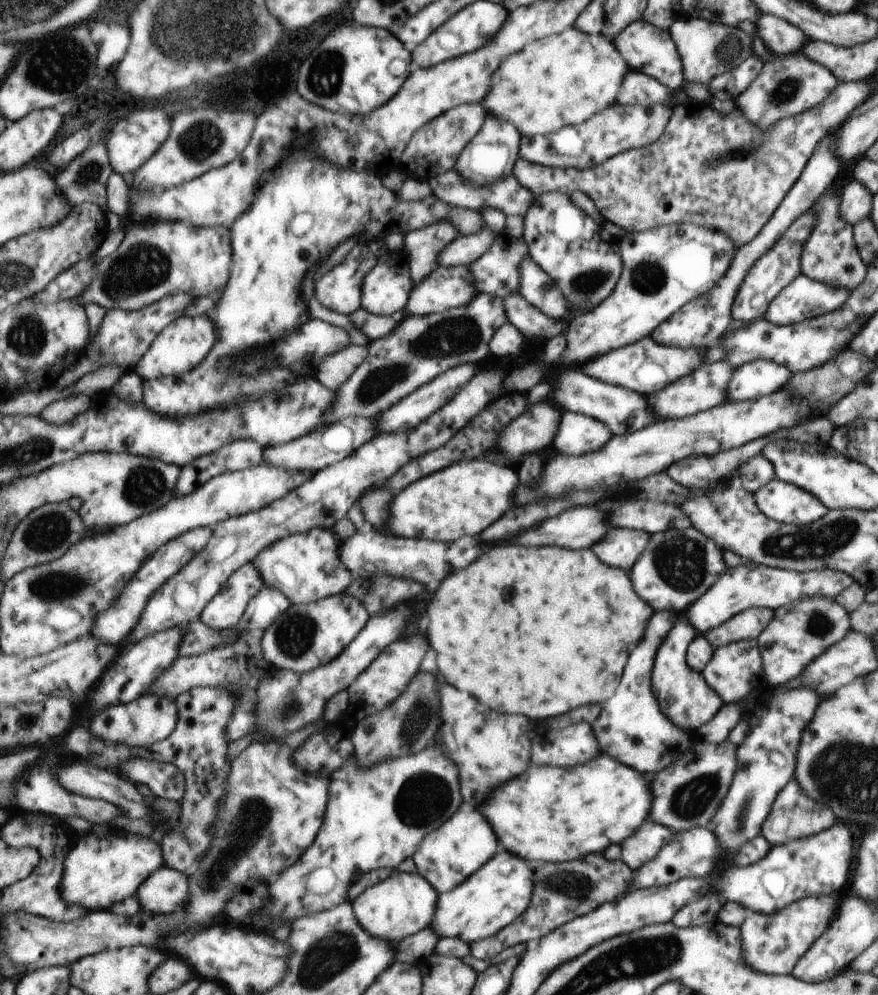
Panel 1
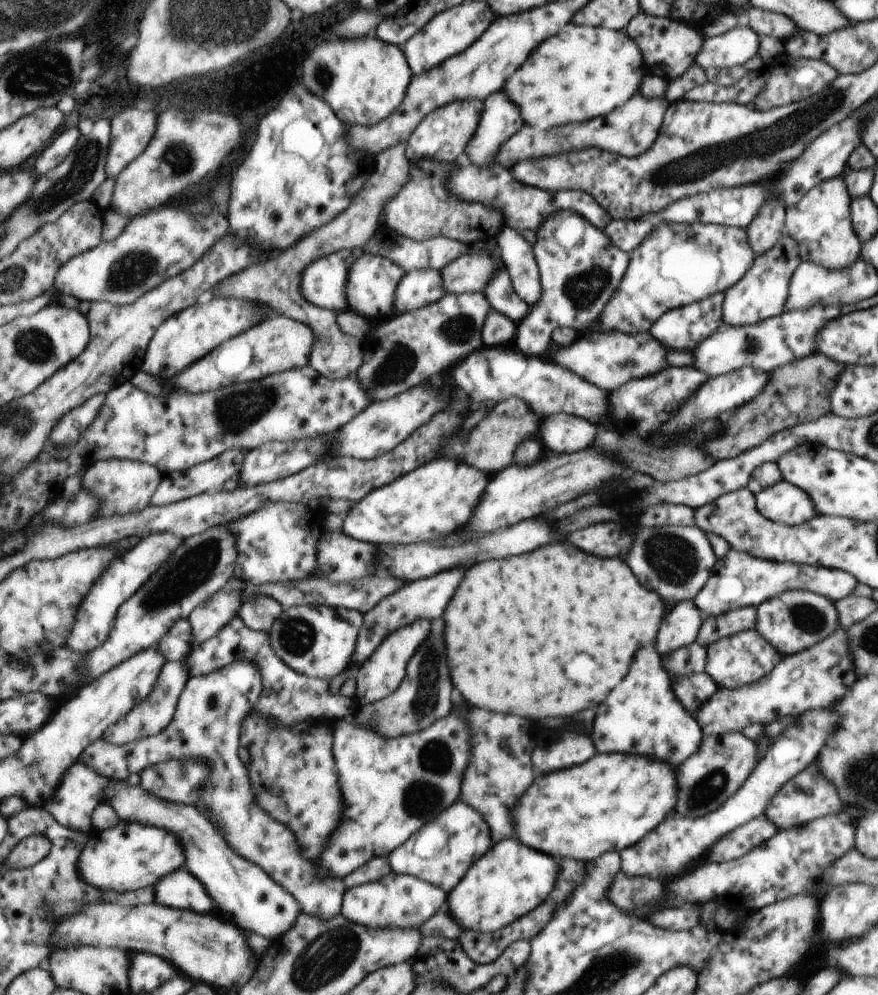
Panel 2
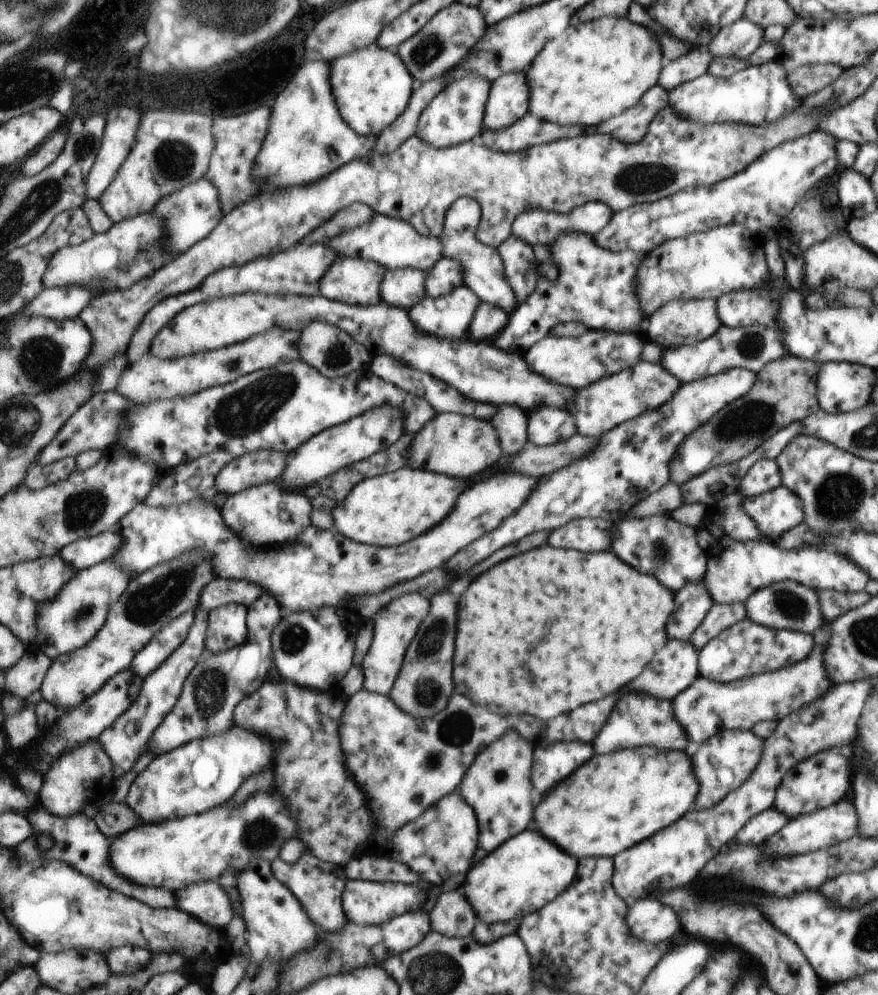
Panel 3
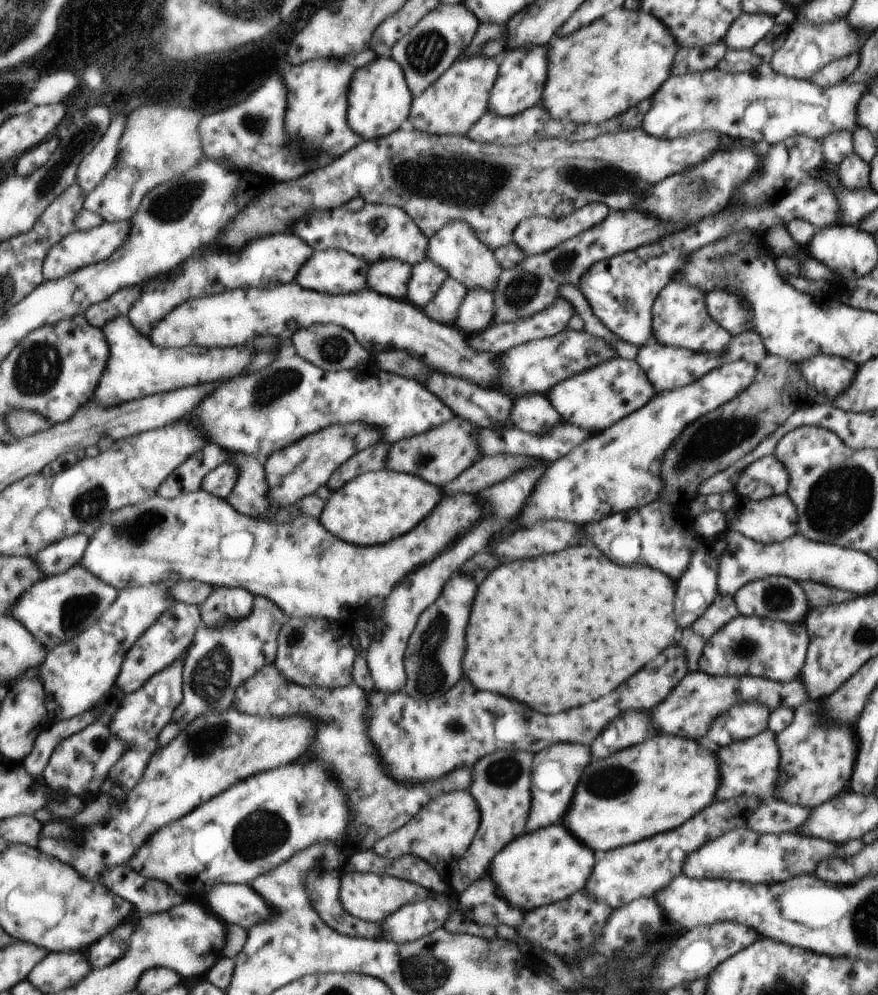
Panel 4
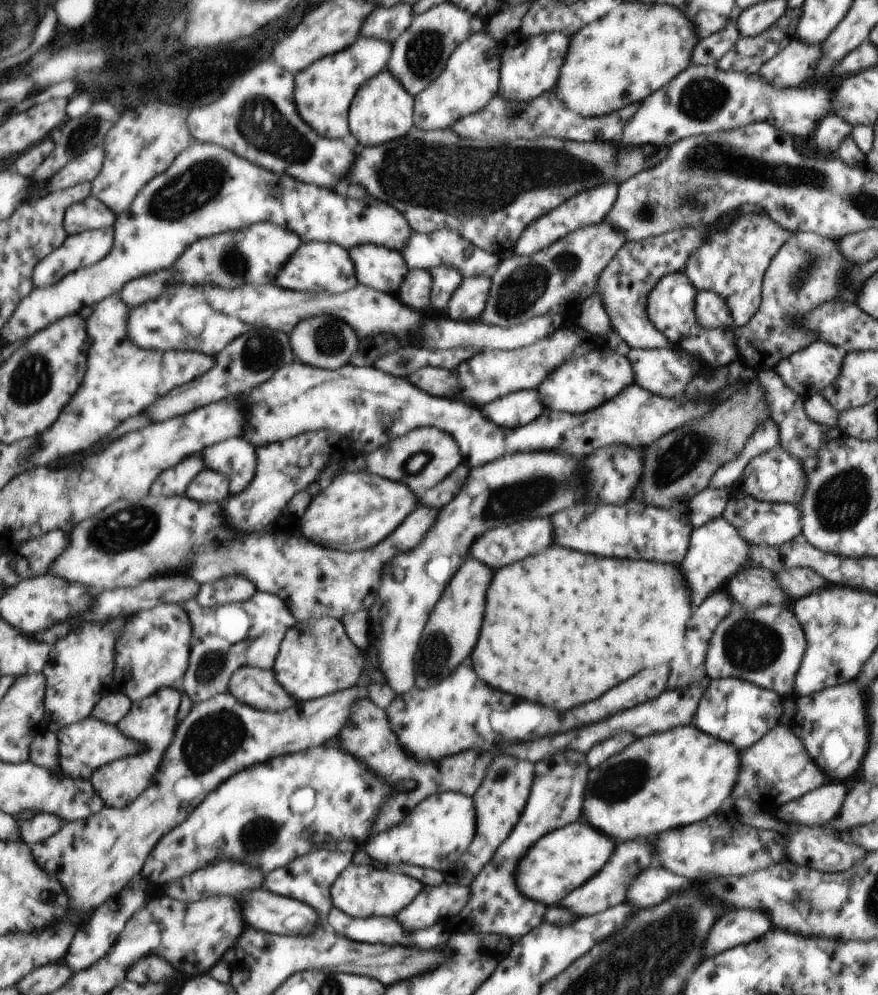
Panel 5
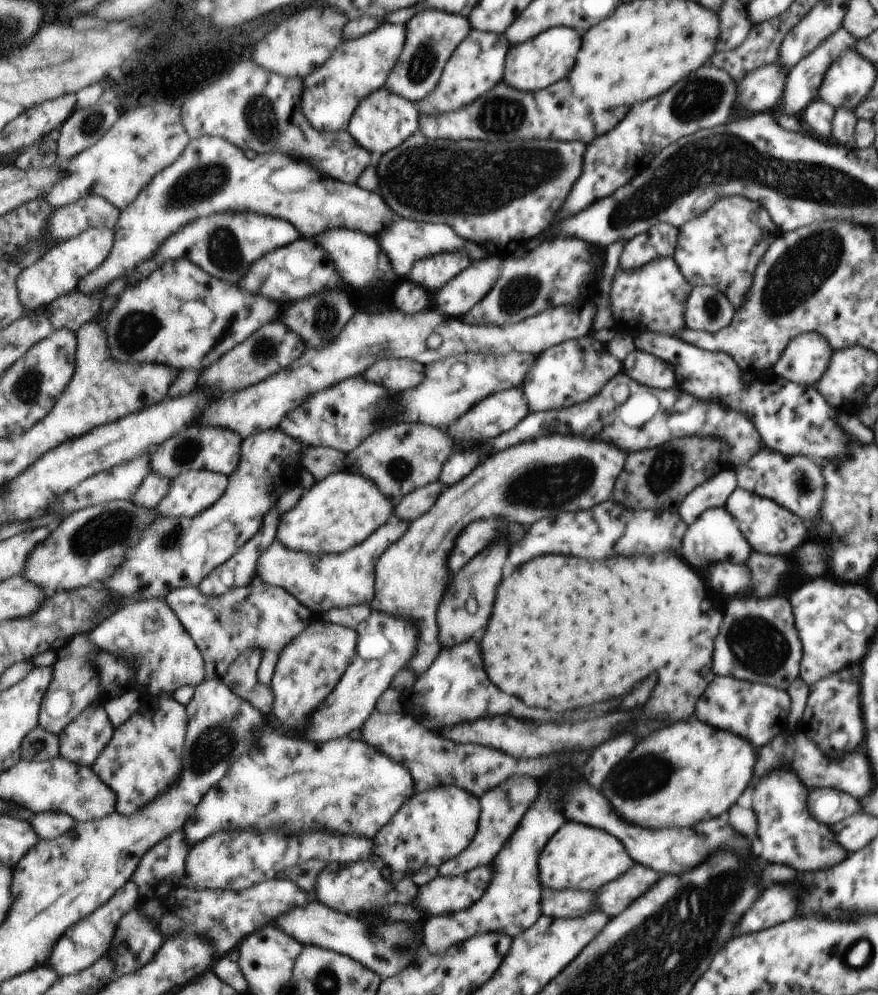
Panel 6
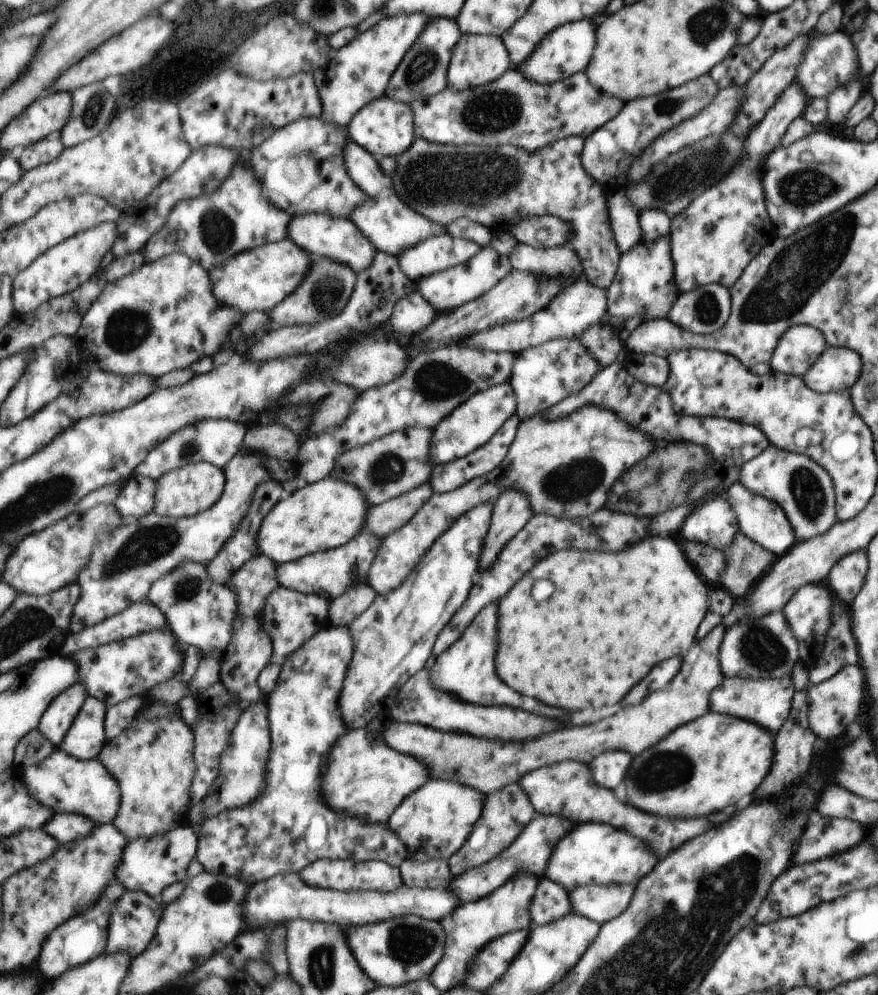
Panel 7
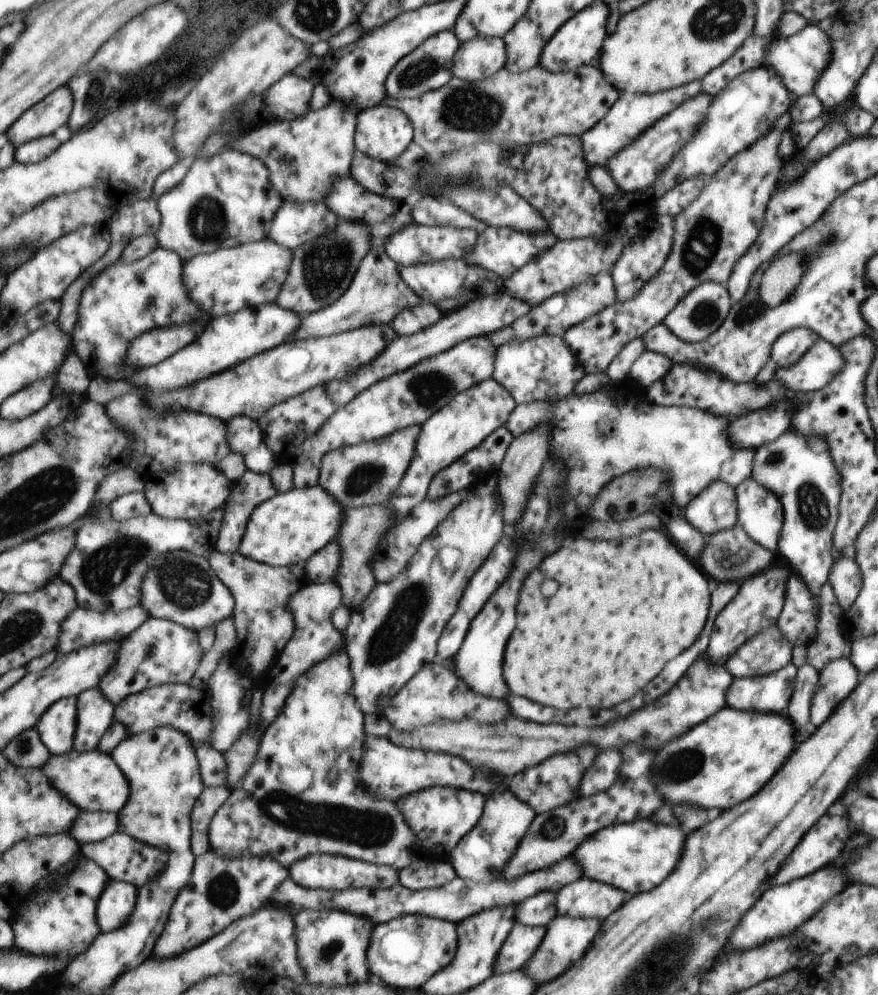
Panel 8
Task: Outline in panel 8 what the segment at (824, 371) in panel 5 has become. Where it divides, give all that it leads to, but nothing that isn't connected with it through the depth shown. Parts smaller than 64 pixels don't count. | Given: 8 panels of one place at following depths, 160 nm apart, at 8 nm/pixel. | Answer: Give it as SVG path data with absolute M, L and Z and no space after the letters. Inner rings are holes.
M803 327L788 330L774 342L770 350L770 360L778 368L791 366L814 345L817 339L816 332Z

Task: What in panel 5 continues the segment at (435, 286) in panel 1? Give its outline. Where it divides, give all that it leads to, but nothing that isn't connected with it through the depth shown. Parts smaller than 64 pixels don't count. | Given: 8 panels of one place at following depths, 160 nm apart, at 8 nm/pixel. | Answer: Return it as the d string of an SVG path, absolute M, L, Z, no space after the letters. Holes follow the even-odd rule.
M359 245L350 250L359 282L376 291L397 294L408 266L399 251L377 245Z

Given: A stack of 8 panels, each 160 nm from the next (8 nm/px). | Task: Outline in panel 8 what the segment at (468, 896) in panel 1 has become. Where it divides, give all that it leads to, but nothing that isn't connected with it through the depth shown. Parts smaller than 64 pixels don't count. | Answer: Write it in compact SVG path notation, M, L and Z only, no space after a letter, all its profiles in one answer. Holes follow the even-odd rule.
M649 820L629 822L629 824L611 824L595 834L587 836L575 850L573 858L579 858L583 868L580 876L584 879L599 880L609 886L617 886L623 892L637 894L657 886L677 864L683 844L683 834L679 828L669 828L653 824Z

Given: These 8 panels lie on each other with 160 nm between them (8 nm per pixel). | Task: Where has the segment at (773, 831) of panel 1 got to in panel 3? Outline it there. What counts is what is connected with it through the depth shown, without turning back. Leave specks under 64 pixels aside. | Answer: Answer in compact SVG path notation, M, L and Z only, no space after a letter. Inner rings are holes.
M835 747L825 750L823 754L816 754L807 760L802 760L798 764L799 766L794 766L789 771L791 774L787 772L782 778L782 782L774 794L774 804L772 805L788 820L834 805L845 796L845 792L849 788L849 776L851 776L849 762Z

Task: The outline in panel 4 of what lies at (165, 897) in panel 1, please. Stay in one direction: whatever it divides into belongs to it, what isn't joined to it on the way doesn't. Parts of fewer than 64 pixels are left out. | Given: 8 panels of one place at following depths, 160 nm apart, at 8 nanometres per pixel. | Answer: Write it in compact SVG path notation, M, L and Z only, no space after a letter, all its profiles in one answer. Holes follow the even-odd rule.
M217 884L215 888L211 888L205 896L205 904L211 906L211 910L215 910L215 914L228 925L241 925L249 930L252 926L263 921L271 914L266 900L251 888L250 884L241 886L241 884Z

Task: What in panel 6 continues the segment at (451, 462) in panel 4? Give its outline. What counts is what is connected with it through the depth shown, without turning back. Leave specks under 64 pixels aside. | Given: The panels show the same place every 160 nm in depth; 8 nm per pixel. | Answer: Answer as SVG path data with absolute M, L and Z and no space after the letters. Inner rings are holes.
M393 423L373 432L363 441L359 448L351 451L345 459L343 470L353 474L360 474L363 478L370 479L388 499L402 499L406 494L419 487L429 485L441 477L442 466L450 460L455 452L454 441L439 427L427 423Z

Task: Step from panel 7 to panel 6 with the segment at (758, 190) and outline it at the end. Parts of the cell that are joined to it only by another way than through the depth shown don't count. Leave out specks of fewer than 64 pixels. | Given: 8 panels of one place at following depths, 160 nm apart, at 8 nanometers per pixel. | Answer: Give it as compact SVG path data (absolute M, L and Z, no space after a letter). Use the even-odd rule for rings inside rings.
M842 26L835 30L829 37L824 38L809 54L806 54L797 65L788 70L789 76L786 78L785 89L783 89L781 100L782 112L785 115L800 117L806 106L818 96L821 81L825 71L831 62L835 62L847 50L853 49L856 38L843 30ZM727 195L713 206L677 228L679 230L673 260L691 288L707 285L718 288L737 310L754 280L754 270L781 229L766 207L743 196Z

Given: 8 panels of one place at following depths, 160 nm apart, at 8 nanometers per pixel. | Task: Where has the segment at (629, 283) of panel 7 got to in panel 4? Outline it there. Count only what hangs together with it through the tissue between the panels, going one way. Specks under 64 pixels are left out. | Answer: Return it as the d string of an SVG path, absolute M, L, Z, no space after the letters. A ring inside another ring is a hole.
M670 280L655 297L652 310L653 340L690 351L723 353L729 348L733 336L710 317L706 310L705 294L691 285Z

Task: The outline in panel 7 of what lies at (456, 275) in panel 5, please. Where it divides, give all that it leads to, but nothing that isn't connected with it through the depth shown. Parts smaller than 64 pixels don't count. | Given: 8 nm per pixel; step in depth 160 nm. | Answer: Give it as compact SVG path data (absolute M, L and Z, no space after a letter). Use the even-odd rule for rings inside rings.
M445 233L405 249L397 256L398 265L402 273L415 284L420 278L469 261L479 249L477 243Z

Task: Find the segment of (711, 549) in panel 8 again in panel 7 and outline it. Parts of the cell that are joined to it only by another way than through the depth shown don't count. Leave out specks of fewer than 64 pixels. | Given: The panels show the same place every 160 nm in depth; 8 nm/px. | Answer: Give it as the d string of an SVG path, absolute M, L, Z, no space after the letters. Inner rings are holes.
M741 532L735 533L733 542L723 554L726 557L726 568L718 576L717 585L735 599L745 597L749 586L773 562L771 551L765 550Z

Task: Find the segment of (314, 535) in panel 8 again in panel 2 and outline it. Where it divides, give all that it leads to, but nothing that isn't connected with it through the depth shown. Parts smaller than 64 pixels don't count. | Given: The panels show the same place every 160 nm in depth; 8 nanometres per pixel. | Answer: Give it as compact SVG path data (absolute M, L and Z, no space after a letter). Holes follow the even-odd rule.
M437 457L355 501L345 516L343 531L375 546L445 538L467 524L485 484L487 474L475 467L455 457Z

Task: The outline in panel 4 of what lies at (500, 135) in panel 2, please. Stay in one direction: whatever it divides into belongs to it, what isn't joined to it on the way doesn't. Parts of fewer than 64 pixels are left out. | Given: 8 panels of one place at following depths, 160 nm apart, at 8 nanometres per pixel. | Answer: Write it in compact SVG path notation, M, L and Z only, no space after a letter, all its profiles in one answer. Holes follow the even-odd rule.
M547 47L504 50L498 57L498 78L491 90L487 111L507 117L540 104L547 74Z

